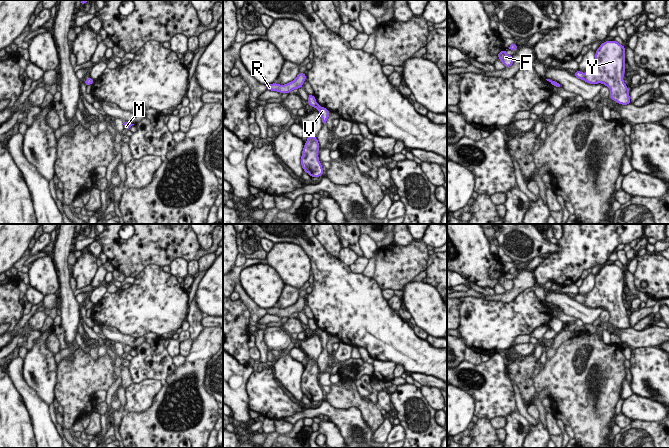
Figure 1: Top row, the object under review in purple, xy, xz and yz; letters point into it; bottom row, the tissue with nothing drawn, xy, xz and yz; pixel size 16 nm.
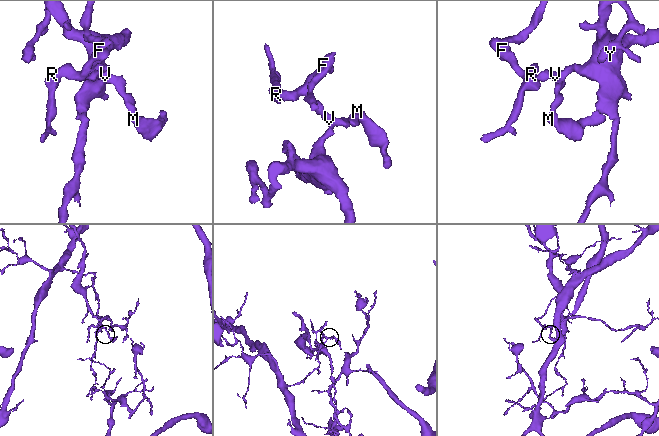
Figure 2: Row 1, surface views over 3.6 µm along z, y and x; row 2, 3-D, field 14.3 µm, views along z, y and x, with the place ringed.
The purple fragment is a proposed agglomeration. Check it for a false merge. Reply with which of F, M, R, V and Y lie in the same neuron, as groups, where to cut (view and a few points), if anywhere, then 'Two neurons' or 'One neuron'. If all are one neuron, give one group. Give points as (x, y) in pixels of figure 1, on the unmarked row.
Groups: F R / M V Y. Split along xz (316, 327), (313, 331). Two neurons.

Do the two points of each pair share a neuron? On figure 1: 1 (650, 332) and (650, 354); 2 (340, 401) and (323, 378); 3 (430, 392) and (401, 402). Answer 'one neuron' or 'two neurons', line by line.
1: two neurons
2: two neurons
3: two neurons

